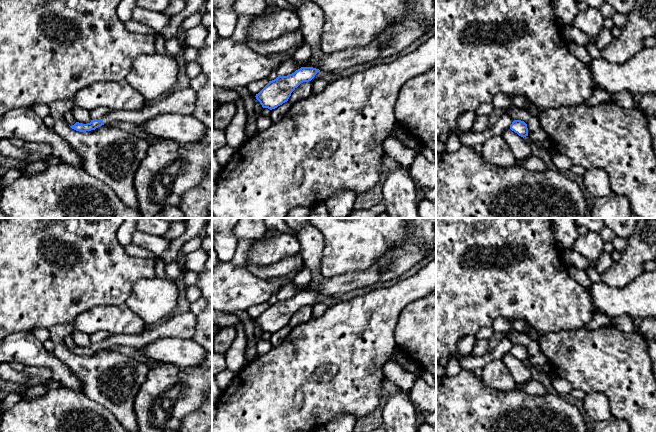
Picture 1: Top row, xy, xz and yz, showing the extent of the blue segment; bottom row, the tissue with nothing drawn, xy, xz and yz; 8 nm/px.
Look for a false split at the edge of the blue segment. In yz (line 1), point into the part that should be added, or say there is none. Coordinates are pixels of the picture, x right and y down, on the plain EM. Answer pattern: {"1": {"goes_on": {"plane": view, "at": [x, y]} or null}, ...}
{"1": {"goes_on": null}}

